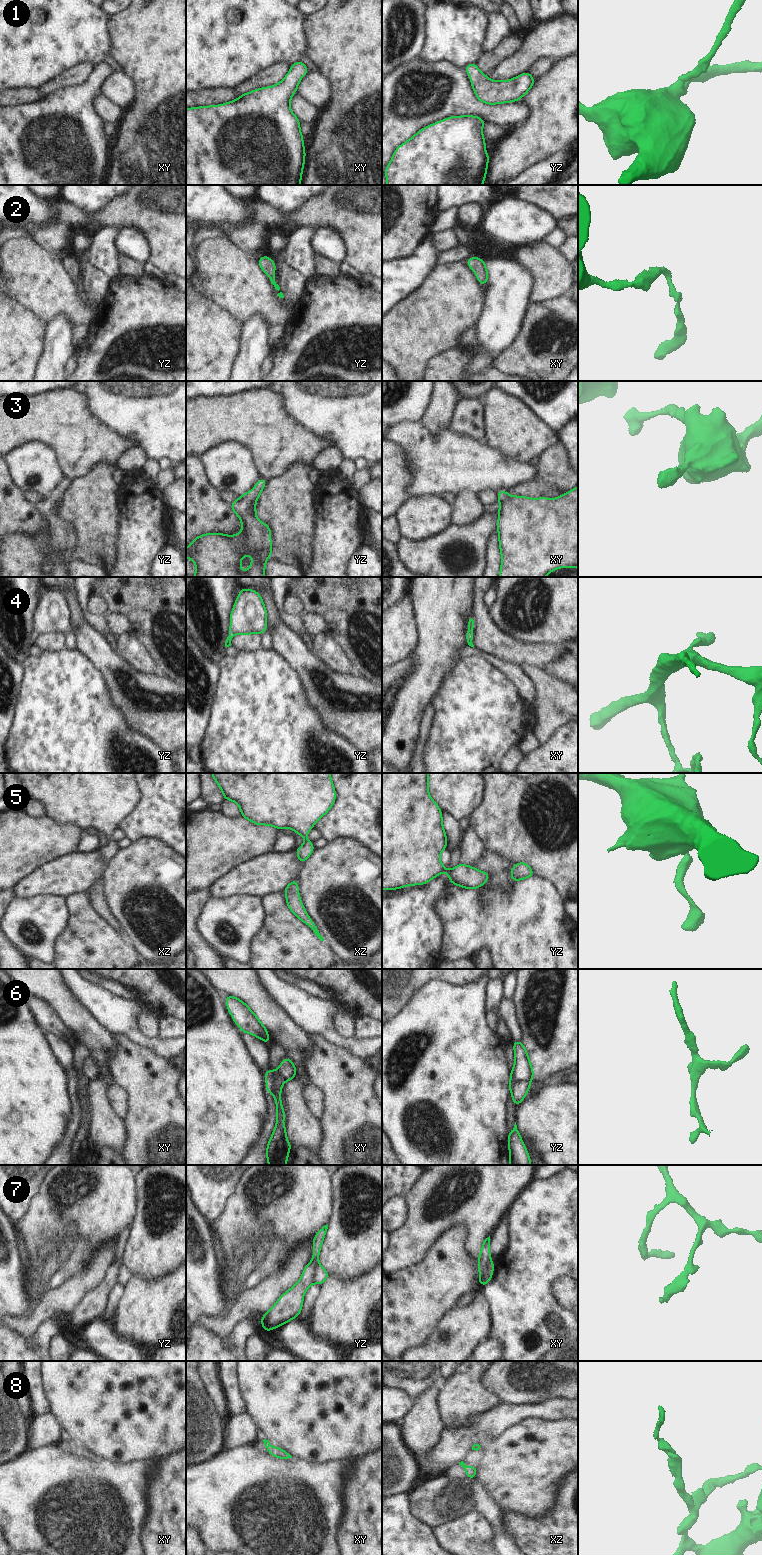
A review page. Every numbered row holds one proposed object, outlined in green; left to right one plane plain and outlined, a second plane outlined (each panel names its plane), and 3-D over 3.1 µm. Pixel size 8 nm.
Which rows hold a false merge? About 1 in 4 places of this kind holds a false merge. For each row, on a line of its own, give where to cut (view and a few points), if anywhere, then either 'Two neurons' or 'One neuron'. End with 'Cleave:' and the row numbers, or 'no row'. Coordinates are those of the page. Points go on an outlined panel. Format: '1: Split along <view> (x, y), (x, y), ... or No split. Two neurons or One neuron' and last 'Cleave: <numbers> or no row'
1: No split. One neuron
2: No split. One neuron
3: No split. One neuron
4: No split. One neuron
5: No split. One neuron
6: Split along yz (529, 1080), (517, 1081), (510, 1090). Two neurons
7: Split along yz (313, 1261), (315, 1274), (312, 1282). Two neurons
8: No split. One neuron
Cleave: 6, 7.

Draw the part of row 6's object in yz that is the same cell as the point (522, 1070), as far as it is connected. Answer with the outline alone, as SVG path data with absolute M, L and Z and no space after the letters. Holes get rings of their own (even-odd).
M513 1040L515 1064L511 1070L509 1089L520 1081L532 1081L534 1072L527 1051L521 1041Z

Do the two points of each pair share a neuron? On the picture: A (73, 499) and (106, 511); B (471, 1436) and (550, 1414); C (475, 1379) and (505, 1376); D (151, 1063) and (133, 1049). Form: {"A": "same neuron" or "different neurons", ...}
{"A": "same neuron", "B": "same neuron", "C": "different neurons", "D": "same neuron"}

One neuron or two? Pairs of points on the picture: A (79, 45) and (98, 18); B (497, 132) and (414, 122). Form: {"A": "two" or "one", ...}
{"A": "one", "B": "two"}

